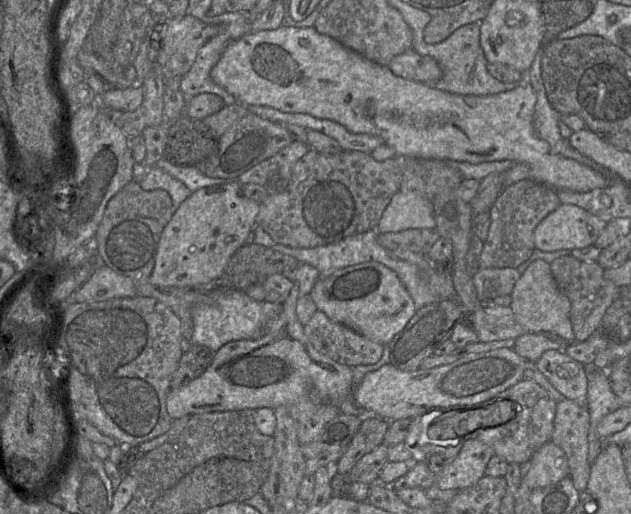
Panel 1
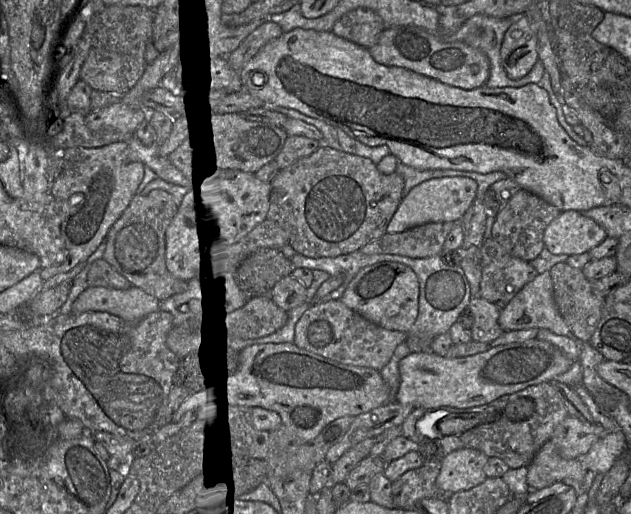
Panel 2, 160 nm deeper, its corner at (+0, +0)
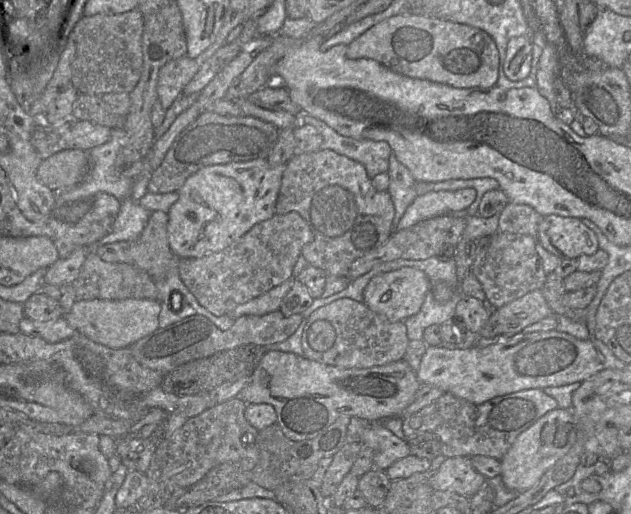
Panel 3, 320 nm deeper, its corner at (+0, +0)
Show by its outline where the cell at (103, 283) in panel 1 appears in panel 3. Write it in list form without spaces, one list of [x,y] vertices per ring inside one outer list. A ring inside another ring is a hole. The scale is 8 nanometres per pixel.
[[[128,298],[121,300],[78,300],[65,314],[68,324],[96,343],[113,349],[127,348],[159,328],[161,303],[158,300]]]

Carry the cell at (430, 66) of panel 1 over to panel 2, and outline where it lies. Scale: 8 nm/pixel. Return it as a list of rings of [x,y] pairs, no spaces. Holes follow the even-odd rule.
[[[415,26],[384,29],[377,43],[368,51],[379,64],[404,68],[465,90],[484,86],[490,74],[489,59],[482,51],[460,41],[443,42],[428,31]]]

